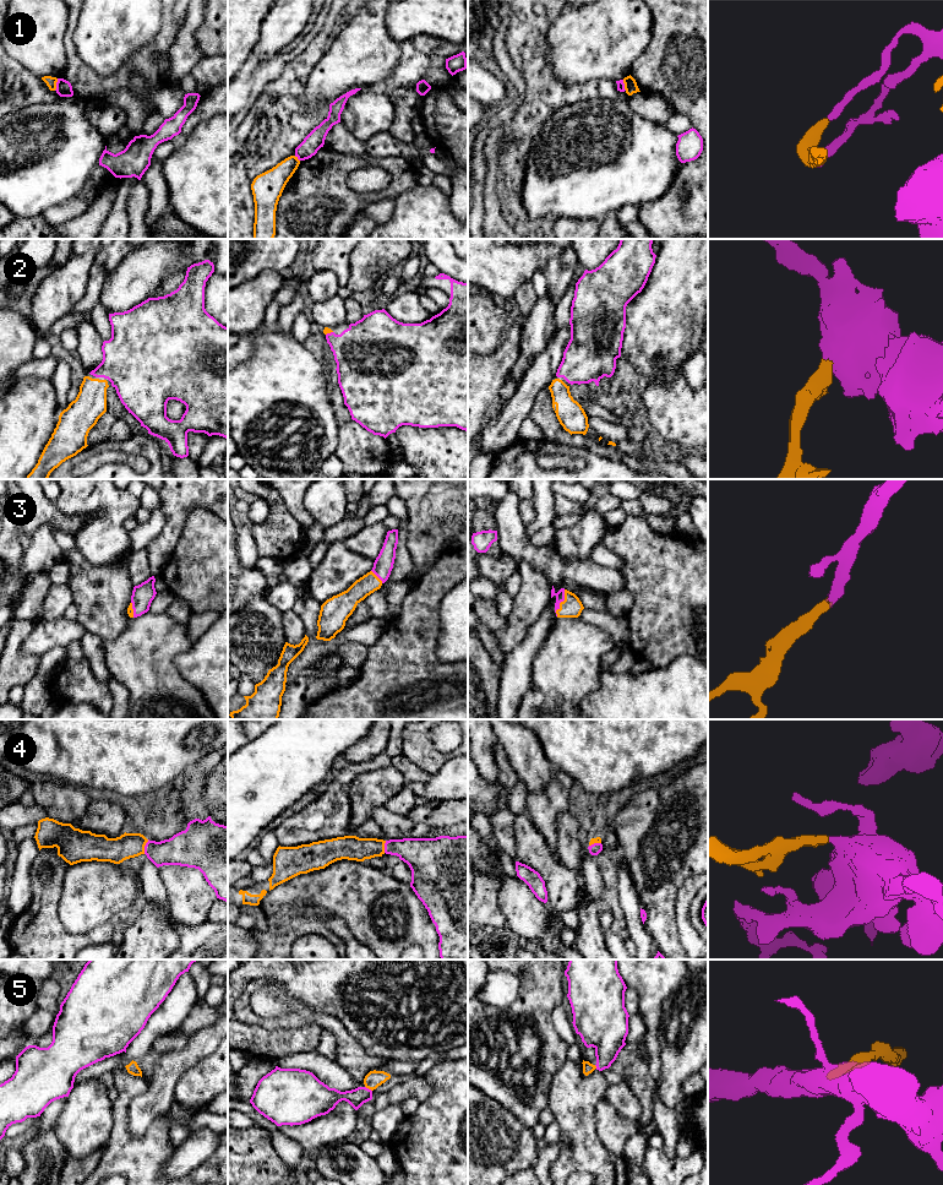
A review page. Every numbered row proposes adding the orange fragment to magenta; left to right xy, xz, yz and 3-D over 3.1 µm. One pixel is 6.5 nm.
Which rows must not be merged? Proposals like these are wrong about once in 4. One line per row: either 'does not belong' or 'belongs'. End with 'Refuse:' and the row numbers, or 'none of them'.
1: does not belong
2: belongs
3: belongs
4: belongs
5: belongs
Refuse: 1

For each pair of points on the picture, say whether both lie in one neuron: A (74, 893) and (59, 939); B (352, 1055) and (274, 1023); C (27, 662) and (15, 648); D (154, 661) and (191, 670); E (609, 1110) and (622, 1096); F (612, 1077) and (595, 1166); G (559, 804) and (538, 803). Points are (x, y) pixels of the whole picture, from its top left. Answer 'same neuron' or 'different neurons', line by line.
A: different neurons
B: same neuron
C: same neuron
D: different neurons
E: different neurons
F: different neurons
G: same neuron

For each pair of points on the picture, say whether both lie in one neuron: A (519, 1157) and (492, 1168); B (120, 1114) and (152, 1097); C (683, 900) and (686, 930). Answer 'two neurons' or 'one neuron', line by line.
A: one neuron
B: two neurons
C: one neuron

